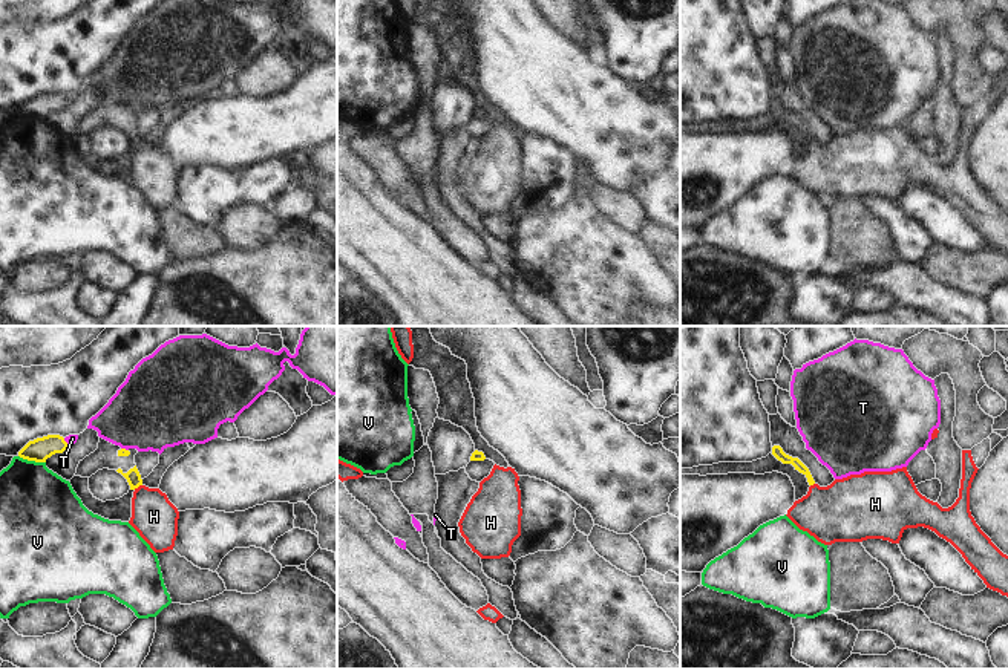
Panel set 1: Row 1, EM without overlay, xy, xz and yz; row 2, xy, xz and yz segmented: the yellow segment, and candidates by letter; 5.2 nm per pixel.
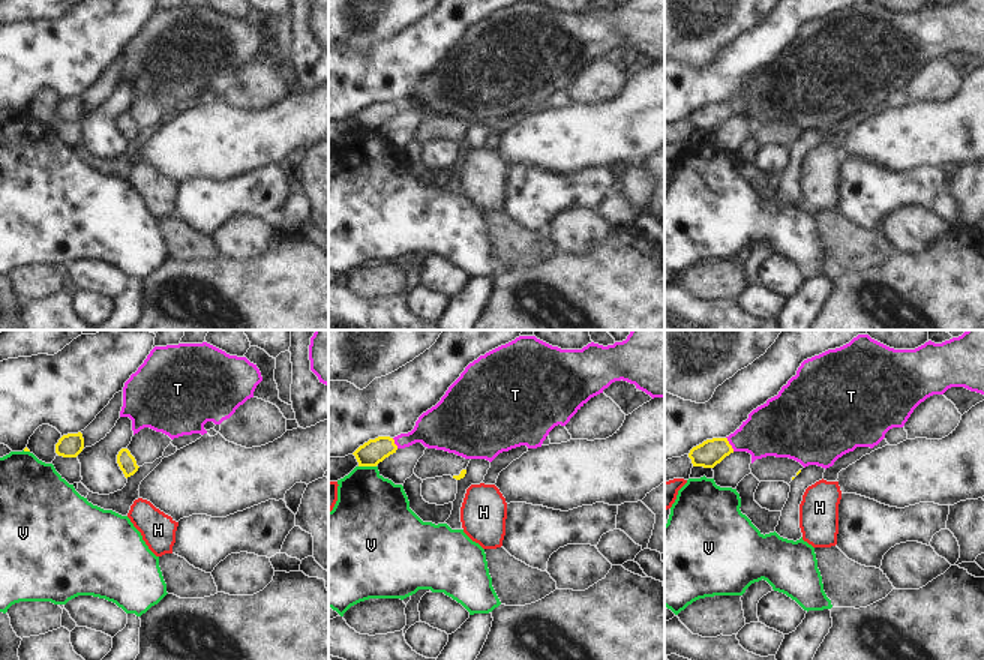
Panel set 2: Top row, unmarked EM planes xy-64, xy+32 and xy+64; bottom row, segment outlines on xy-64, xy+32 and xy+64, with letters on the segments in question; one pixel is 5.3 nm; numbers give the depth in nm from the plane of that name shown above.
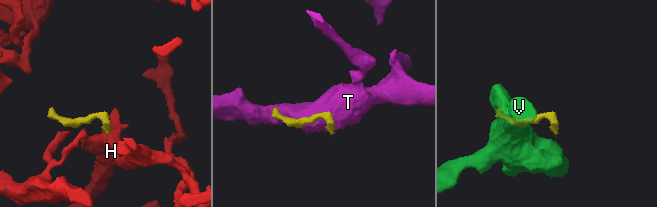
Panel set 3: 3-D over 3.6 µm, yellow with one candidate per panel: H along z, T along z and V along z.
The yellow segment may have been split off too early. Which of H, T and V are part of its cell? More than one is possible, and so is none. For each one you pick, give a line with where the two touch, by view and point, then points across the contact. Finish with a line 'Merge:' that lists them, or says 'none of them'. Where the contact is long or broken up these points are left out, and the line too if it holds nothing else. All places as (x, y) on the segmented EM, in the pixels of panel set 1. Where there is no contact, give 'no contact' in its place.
H: contact xy (137, 487); way xy (134, 478), (137, 487), (153, 516)
Merge: H

